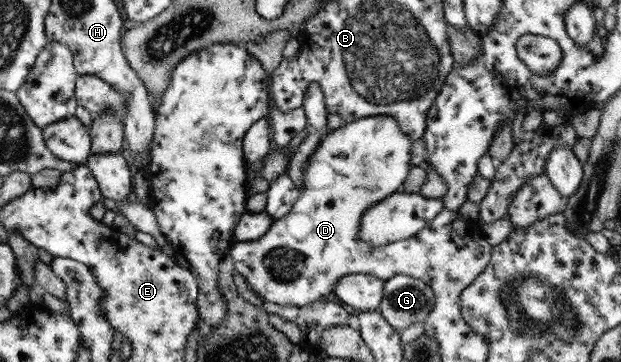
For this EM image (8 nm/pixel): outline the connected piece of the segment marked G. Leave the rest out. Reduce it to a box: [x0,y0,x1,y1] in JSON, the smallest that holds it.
[378,274,434,332]

